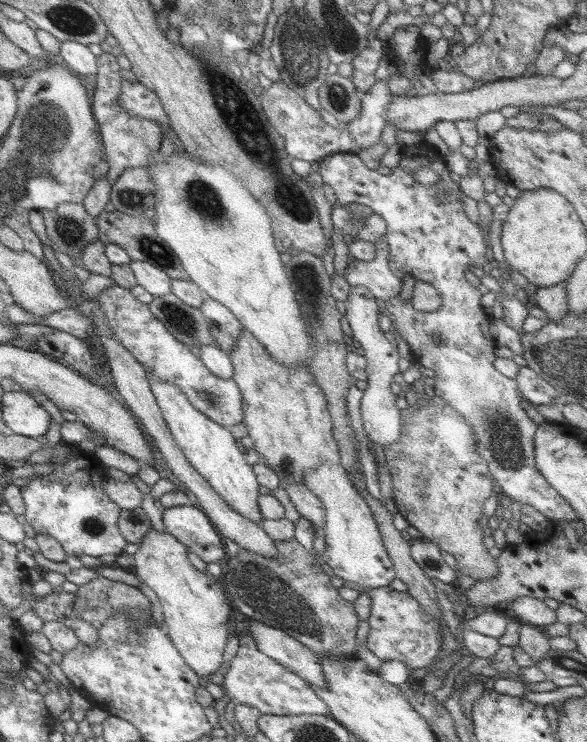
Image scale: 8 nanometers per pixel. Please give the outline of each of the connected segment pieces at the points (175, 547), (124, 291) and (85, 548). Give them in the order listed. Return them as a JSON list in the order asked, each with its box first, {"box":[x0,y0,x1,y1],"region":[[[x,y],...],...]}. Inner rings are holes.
[{"box":[135,529,232,679],"region":[[[152,529],[135,555],[136,574],[158,595],[169,634],[187,664],[204,679],[218,672],[226,658],[232,606],[213,576],[198,570],[190,560],[190,547],[168,532]]]},{"box":[99,285,246,429],"region":[[[113,285],[103,290],[99,305],[106,313],[115,337],[146,367],[148,372],[162,378],[164,382],[174,382],[200,411],[229,429],[244,422],[246,402],[243,391],[236,379],[220,378],[204,364],[201,356],[196,356],[190,346],[184,344],[162,322],[148,303],[140,299],[127,287]]]},{"box":[22,442,130,560],"region":[[[58,442],[53,448],[50,463],[54,471],[39,475],[22,487],[27,504],[25,514],[38,534],[56,537],[68,554],[81,558],[84,554],[113,560],[124,554],[130,541],[120,528],[122,506],[112,501],[104,490],[104,482],[110,477],[108,467],[96,456],[95,451],[83,450],[79,444]],[[68,447],[66,453],[63,448]]]}]

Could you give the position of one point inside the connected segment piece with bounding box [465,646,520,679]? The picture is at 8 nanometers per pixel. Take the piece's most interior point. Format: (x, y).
(503, 662)

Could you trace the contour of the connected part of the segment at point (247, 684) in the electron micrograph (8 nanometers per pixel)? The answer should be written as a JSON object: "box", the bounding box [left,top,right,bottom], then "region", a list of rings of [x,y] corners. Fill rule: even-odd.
{"box":[224,632,330,716],"region":[[[250,632],[242,634],[241,647],[238,654],[231,660],[231,668],[225,677],[224,686],[236,704],[249,704],[259,708],[263,714],[276,714],[284,716],[302,716],[315,714],[328,716],[330,708],[319,697],[318,691],[308,684],[302,676],[287,670],[283,664],[268,658],[268,654],[260,650],[256,638]]]}

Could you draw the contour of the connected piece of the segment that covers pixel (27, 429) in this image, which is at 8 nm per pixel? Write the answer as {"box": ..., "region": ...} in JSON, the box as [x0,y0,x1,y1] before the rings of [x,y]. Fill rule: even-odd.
{"box":[3,392,52,439],"region":[[[6,392],[3,412],[13,433],[43,439],[52,428],[52,414],[29,392]]]}

